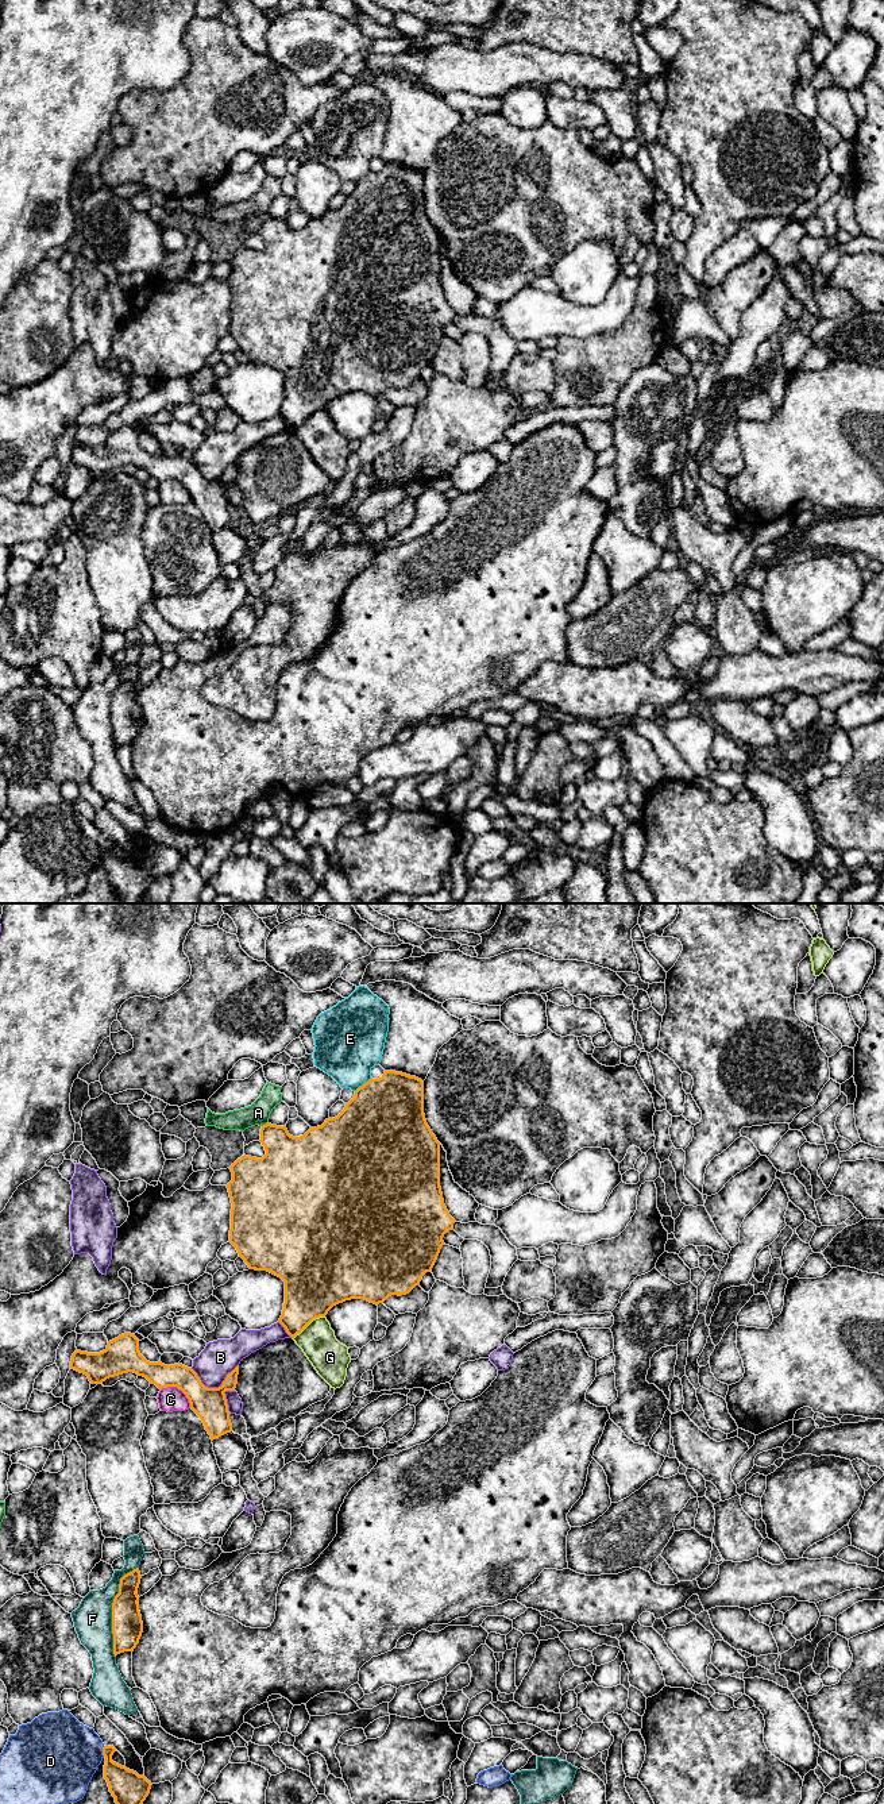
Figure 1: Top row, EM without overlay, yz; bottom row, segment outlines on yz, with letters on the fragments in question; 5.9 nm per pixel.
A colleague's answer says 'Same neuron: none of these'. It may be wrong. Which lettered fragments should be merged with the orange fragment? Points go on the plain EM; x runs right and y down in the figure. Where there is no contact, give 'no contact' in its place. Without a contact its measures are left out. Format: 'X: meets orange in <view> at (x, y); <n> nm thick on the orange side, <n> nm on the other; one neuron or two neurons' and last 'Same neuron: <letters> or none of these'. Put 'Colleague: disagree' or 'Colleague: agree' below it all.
A: meets orange in yz at (266, 216); 280 nm thick on the orange side, 140 nm on the other; two neurons
B: meets orange in yz at (213, 481); 190 nm thick on the orange side, 220 nm on the other; two neurons
C: meets orange in yz at (180, 481); 190 nm thick on the orange side, 150 nm on the other; two neurons
D: meets orange in yz at (103, 844); 200 nm thick on the orange side, 440 nm on the other; two neurons
E: meets orange in yz at (365, 176); 460 nm thick on the orange side, 380 nm on the other; two neurons
F: meets orange in yz at (112, 702); 190 nm thick on the orange side, 220 nm on the other; two neurons
G: meets orange in yz at (308, 416); 360 nm thick on the orange side, 220 nm on the other; two neurons
Same neuron: none of these
Colleague: agree

